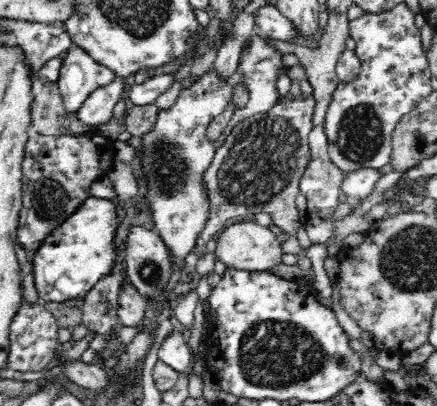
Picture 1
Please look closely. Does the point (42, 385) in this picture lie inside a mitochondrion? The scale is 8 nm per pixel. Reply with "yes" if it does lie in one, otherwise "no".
no

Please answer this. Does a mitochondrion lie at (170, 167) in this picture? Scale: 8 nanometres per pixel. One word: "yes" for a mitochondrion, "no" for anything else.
yes

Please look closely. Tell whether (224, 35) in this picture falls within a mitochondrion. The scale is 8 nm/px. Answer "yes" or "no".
no

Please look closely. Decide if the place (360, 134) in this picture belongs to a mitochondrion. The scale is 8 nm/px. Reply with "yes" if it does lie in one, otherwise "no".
yes

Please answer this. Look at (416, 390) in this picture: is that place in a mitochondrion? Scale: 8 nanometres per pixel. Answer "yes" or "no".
no

